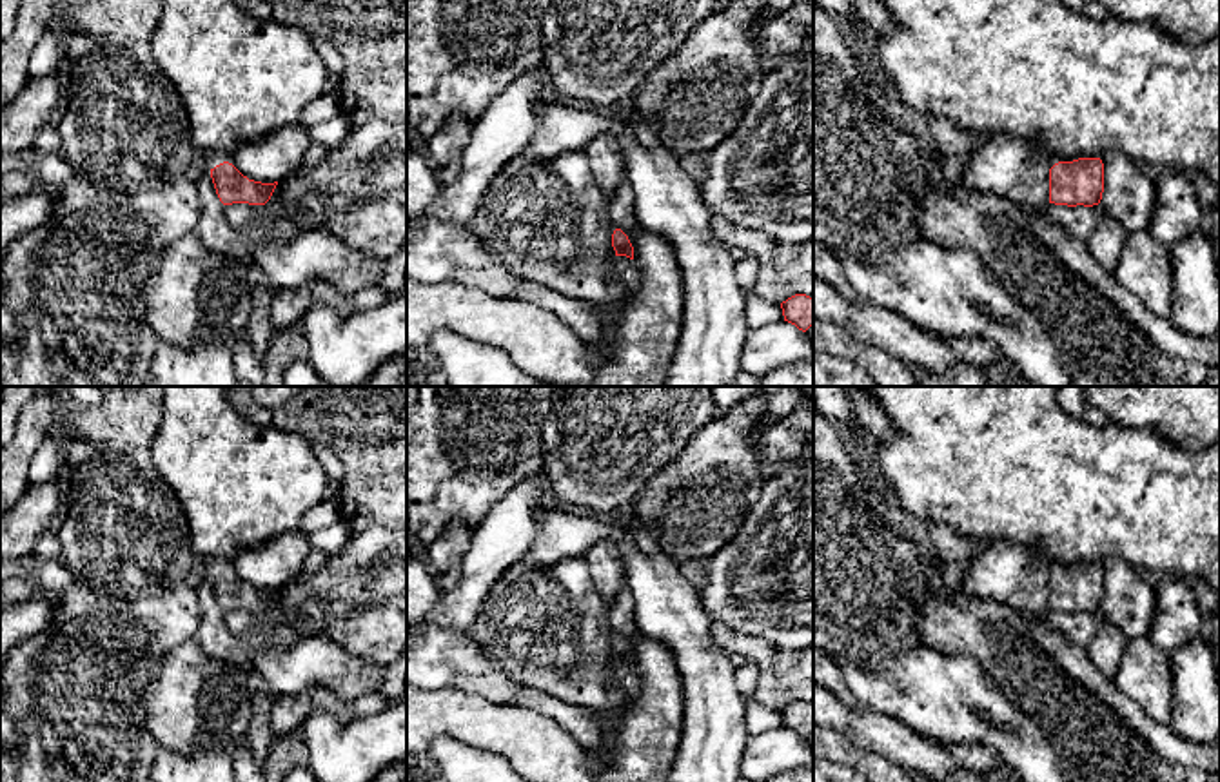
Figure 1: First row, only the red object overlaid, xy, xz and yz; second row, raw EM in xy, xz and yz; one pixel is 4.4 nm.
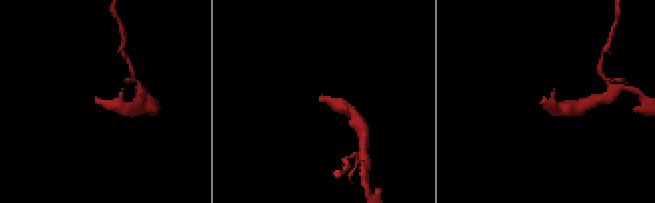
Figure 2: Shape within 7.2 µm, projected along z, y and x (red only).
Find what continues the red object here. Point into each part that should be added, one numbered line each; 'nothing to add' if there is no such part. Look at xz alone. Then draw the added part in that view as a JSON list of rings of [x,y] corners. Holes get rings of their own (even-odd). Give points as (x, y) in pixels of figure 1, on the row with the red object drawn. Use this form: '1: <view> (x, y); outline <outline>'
1: xz (621, 205); outline [[[626,169],[615,194],[608,200],[608,216],[614,229],[625,227],[634,216],[634,189]]]

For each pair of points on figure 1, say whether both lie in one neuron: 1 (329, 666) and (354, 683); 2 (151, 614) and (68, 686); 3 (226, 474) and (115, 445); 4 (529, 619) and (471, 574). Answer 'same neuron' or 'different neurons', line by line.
1: same neuron
2: same neuron
3: different neurons
4: different neurons

